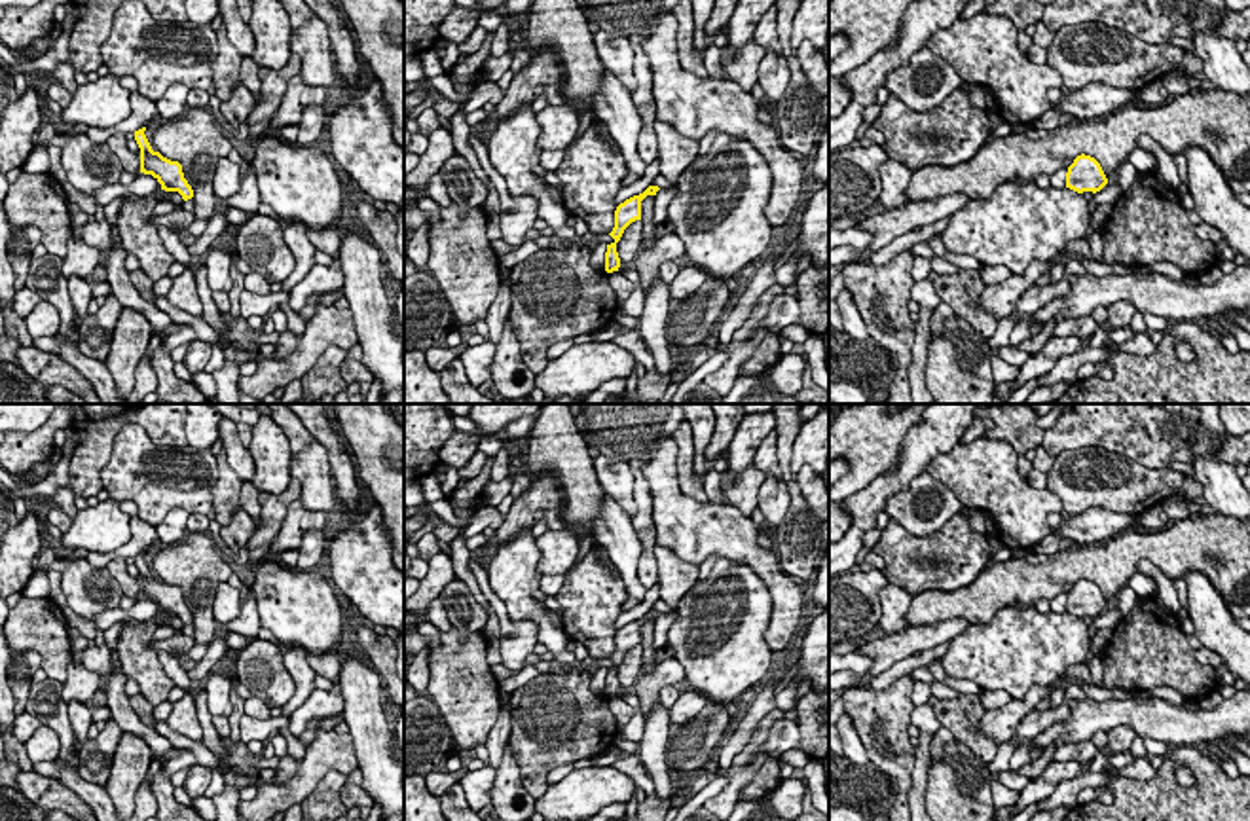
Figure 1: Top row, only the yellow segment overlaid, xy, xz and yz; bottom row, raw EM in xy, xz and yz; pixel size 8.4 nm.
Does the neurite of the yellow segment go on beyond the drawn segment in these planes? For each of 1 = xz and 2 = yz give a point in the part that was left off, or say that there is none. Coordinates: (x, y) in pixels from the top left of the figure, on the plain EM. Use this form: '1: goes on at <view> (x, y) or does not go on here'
1: does not go on here
2: does not go on here

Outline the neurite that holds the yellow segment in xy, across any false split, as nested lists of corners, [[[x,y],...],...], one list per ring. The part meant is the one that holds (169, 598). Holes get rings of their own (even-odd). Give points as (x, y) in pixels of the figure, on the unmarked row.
[[[146,552],[135,556],[135,565],[140,573],[140,597],[152,599],[165,616],[178,616],[184,626],[193,622],[193,614],[184,603],[182,590],[154,576],[146,559]]]

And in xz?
[[[649,611],[643,618],[634,620],[630,624],[626,624],[624,628],[620,628],[615,635],[615,652],[609,658],[615,666],[611,669],[607,669],[607,677],[605,677],[605,696],[613,698],[618,696],[620,692],[620,683],[616,677],[616,667],[620,666],[624,654],[635,647],[641,645],[641,626],[647,620],[656,620],[660,612],[658,611]]]

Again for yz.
[[[1077,580],[1066,597],[1066,612],[1083,616],[1100,616],[1108,609],[1108,603],[1100,588],[1091,580]]]

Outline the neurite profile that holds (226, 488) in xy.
[[[222,449],[216,455],[216,465],[218,465],[218,478],[212,483],[212,506],[214,506],[214,520],[226,527],[230,525],[233,512],[241,508],[239,504],[239,493],[243,482],[239,476],[233,472],[233,468],[228,465],[226,451]]]

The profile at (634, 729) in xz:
[[[620,690],[618,696],[635,709],[635,715],[632,717],[632,721],[622,728],[622,732],[618,734],[622,739],[630,739],[635,745],[639,743],[639,739],[643,738],[643,728],[645,728],[645,717],[641,713],[639,707],[639,698],[632,692],[624,692]]]

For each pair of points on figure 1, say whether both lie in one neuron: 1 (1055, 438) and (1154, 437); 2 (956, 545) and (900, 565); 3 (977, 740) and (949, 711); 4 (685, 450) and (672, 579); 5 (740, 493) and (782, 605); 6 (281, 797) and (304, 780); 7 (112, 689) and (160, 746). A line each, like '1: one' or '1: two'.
1: one
2: one
3: one
4: two
5: two
6: one
7: one

